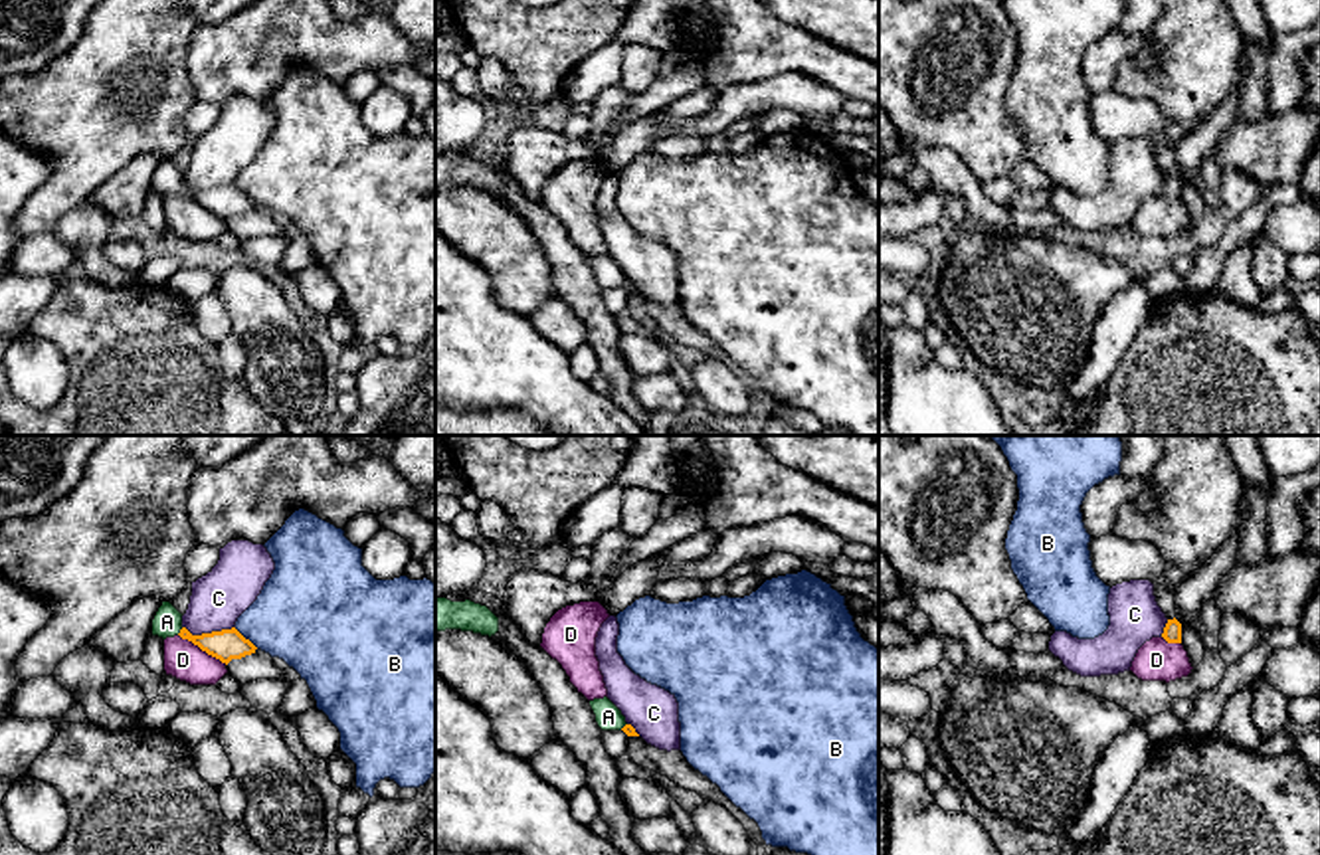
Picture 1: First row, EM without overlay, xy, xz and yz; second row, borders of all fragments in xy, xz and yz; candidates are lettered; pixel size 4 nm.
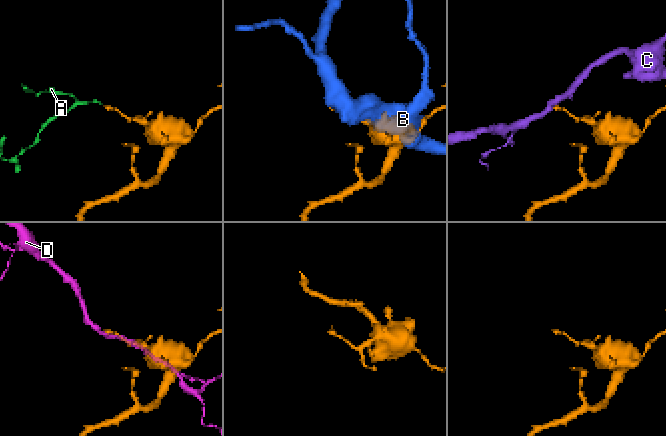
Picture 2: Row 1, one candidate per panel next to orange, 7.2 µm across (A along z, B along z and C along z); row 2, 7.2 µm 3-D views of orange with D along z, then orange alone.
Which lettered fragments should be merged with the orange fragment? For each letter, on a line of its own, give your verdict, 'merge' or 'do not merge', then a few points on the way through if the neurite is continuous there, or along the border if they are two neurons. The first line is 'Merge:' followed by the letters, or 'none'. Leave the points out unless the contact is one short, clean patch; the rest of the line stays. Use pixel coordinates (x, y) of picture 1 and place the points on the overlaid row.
Merge: A
A: merge; runs through xy (228, 644), (210, 644), (181, 632), (167, 622)
B: do not merge
C: do not merge; border along xy (183, 626), (192, 634), (234, 628)
D: do not merge

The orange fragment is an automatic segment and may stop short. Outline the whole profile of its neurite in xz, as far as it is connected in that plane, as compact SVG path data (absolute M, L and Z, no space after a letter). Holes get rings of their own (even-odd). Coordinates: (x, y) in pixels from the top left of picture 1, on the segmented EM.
M594 699L590 707L602 730L623 730L627 736L639 736L631 724L625 722L621 711L608 699Z

